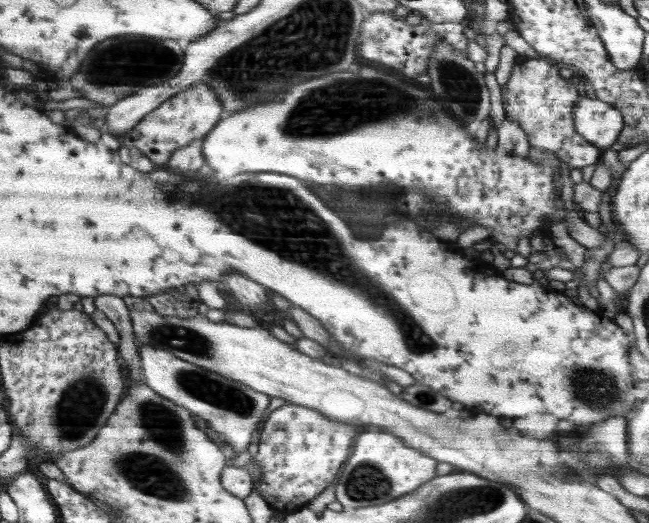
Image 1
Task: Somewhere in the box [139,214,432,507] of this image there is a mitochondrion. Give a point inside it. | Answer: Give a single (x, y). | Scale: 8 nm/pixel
(228, 395)

